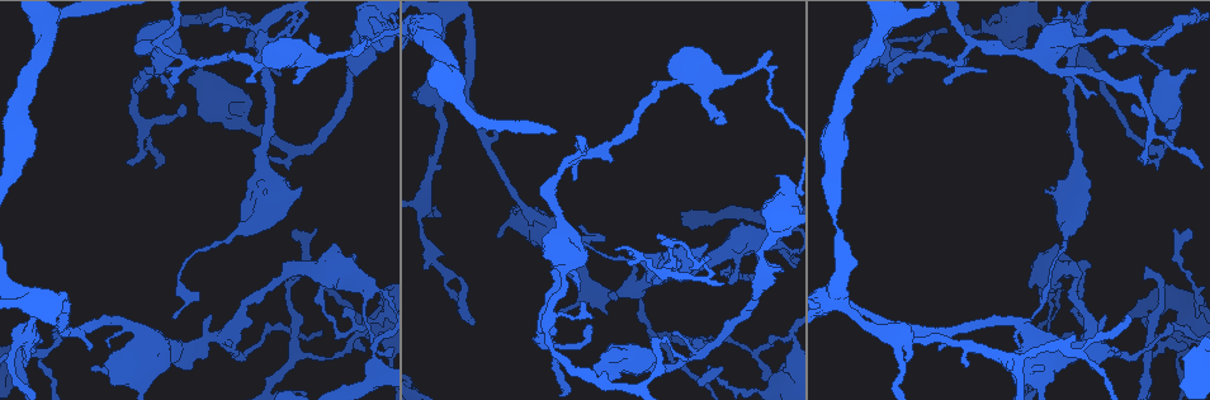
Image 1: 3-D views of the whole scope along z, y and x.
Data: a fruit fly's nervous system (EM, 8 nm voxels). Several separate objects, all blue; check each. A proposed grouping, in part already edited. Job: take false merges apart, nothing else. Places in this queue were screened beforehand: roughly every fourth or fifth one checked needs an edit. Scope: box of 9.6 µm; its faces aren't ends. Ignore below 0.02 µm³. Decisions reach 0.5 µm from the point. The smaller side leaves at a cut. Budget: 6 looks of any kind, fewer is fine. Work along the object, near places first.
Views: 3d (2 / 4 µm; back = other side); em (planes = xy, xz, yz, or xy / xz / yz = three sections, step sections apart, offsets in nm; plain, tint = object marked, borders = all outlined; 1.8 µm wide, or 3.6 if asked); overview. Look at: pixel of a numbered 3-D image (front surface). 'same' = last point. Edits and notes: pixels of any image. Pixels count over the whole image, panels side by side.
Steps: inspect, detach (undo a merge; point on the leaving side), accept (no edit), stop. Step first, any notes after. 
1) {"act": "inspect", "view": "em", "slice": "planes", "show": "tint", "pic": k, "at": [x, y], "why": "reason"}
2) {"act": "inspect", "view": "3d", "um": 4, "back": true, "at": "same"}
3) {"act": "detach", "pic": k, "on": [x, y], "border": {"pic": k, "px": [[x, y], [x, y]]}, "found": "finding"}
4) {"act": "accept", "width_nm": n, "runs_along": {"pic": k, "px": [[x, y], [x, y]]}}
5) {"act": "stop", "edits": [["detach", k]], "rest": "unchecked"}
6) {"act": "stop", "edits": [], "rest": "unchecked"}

{"act": "inspect", "view": "em", "slice": "planes", "show": "plain", "pic": 1, "at": [844, 305], "why": "abrupt turn"}

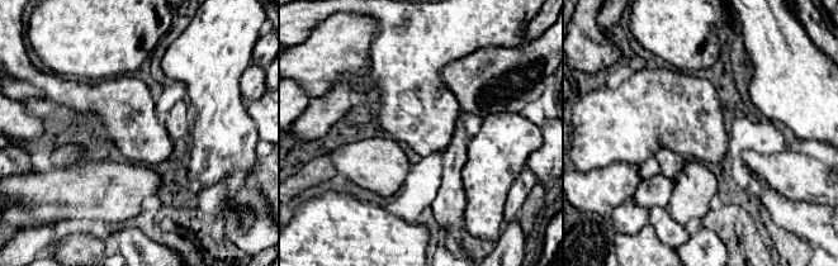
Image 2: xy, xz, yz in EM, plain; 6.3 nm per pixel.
{"act": "inspect", "view": "em", "slice": "planes", "show": "tint", "at": "same"}

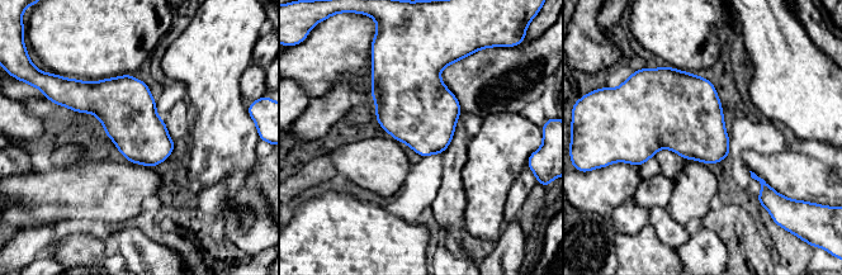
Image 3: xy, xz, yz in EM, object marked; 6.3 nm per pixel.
{"act": "accept", "found": "one neuron here"}

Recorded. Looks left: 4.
{"act": "inspect", "view": "em", "slice": "planes", "show": "borders", "pic": 1, "at": [894, 68], "why": "thick turns thin"}

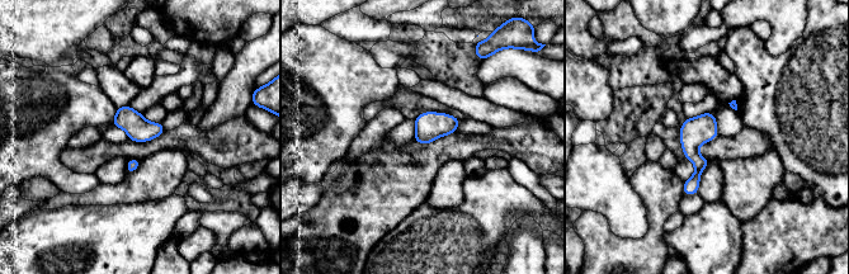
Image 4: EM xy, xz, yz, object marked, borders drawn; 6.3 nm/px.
{"act": "accept", "width_nm": 160, "runs_along": {"pic": 4, "px": [[710, 116], [693, 136], [698, 171], [685, 192]]}, "found": "all the same neuron"}

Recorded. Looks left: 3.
{"act": "inspect", "view": "em", "slice": "xy", "step": 4, "show": "tint", "pic": 1, "at": [768, 67], "why": "abrupt turn"}

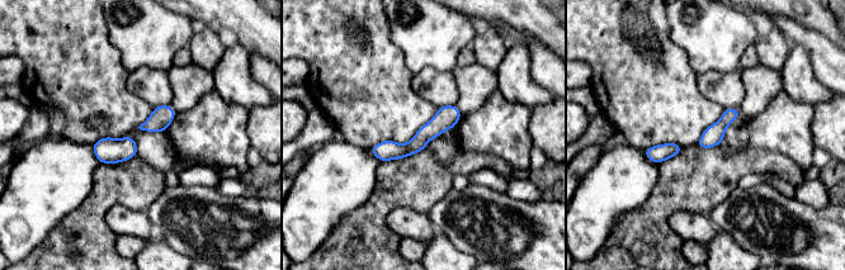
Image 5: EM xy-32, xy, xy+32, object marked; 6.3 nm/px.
{"act": "accept", "runs_along": {"pic": 5, "px": [[457, 114], [410, 148], [374, 150]]}, "found": "one neuron here"}

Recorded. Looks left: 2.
{"act": "stop", "edits": [], "rest": "unchecked"}

